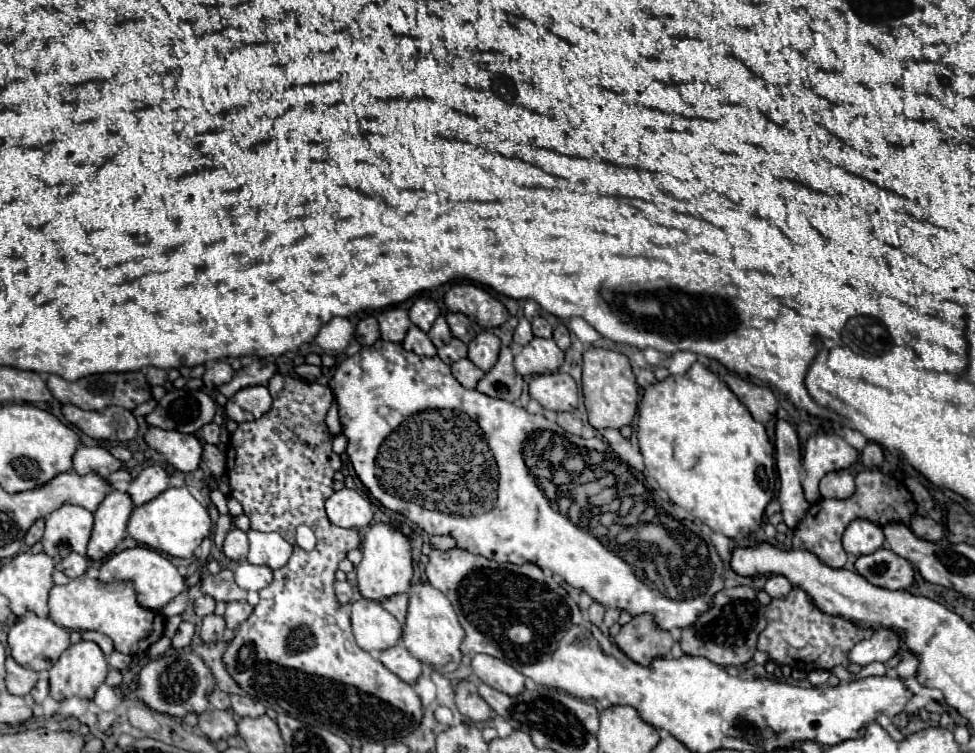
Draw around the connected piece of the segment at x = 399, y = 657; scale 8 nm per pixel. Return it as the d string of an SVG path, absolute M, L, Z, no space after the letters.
M397 643L385 651L381 651L379 655L379 661L389 669L393 671L397 677L401 677L405 683L413 685L415 679L421 675L421 661L415 659L407 649L405 645Z

